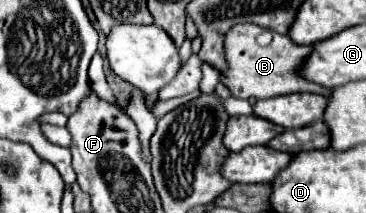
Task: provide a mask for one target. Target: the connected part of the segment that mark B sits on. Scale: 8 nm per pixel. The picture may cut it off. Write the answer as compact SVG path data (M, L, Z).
M254 23L234 25L224 39L224 53L228 61L228 69L220 75L220 81L230 89L232 97L238 99L270 99L276 95L288 95L298 91L312 91L320 95L328 95L330 89L320 85L312 85L304 77L298 75L304 57L310 55L310 47L296 45L288 35L274 33Z

